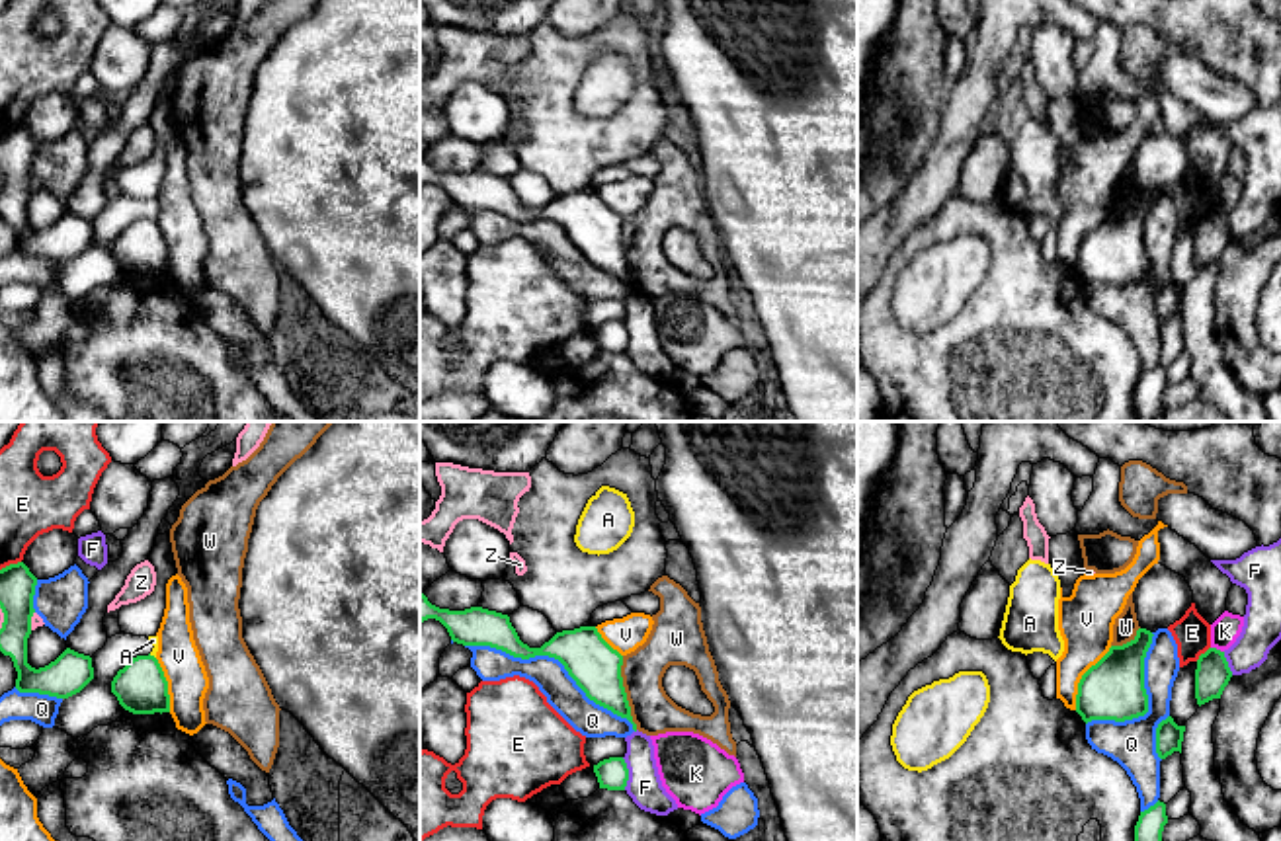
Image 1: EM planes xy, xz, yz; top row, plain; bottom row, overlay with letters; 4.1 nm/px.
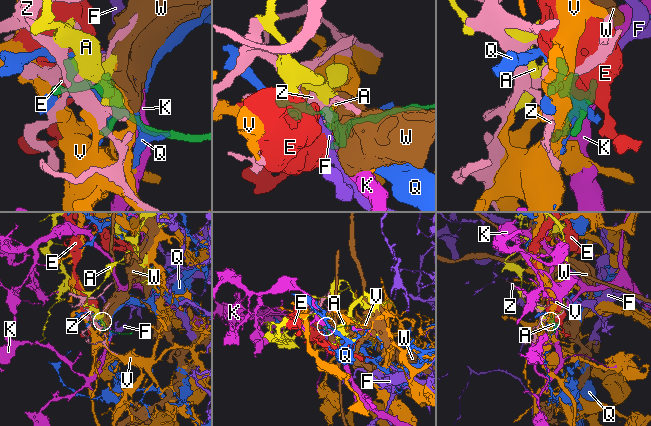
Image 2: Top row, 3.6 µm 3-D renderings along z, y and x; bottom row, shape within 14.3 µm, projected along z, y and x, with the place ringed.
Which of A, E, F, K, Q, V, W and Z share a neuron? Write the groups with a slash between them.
A / E / F / K / Q / V / W / Z

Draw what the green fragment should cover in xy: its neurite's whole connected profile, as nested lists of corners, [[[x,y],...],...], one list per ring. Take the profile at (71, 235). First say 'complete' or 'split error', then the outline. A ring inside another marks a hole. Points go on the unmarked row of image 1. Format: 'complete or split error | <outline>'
complete | [[[23,125],[0,133],[0,172],[4,176],[0,215],[14,224],[20,256],[68,261],[94,242],[92,220],[66,211],[45,230],[35,232],[27,226],[35,148],[37,140]]]

